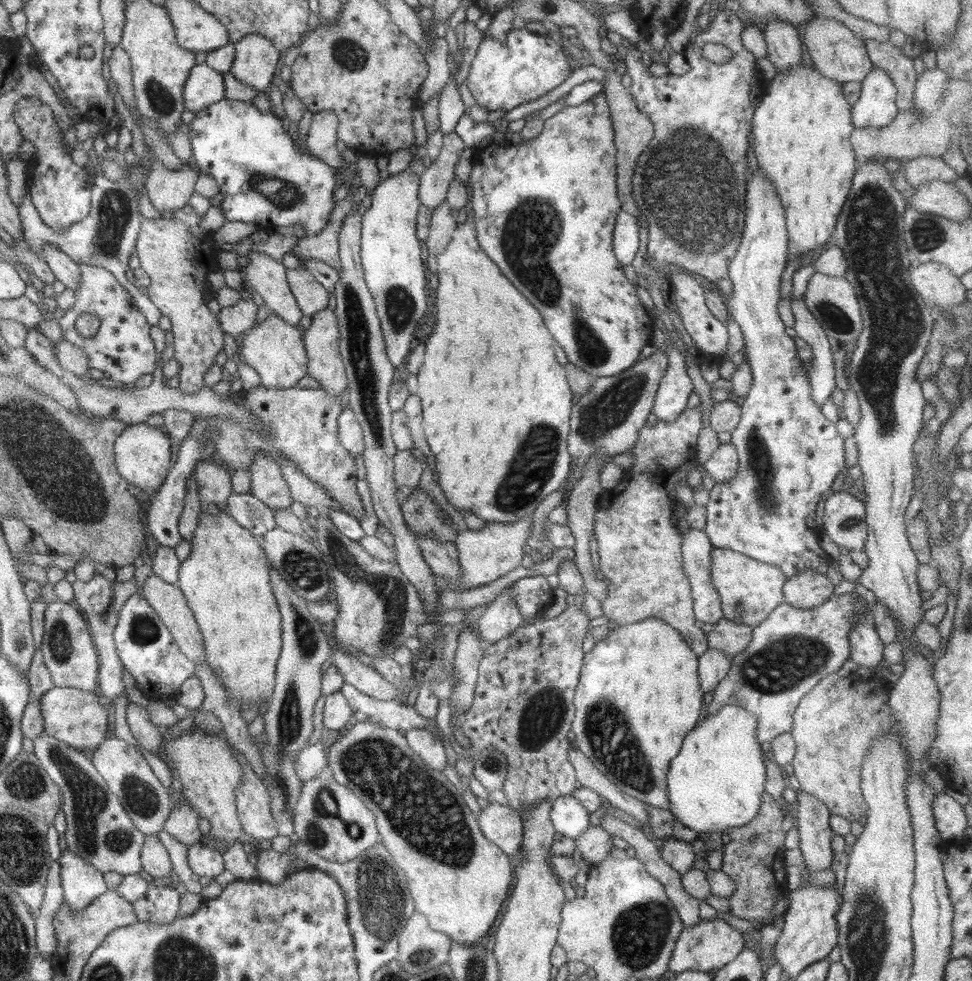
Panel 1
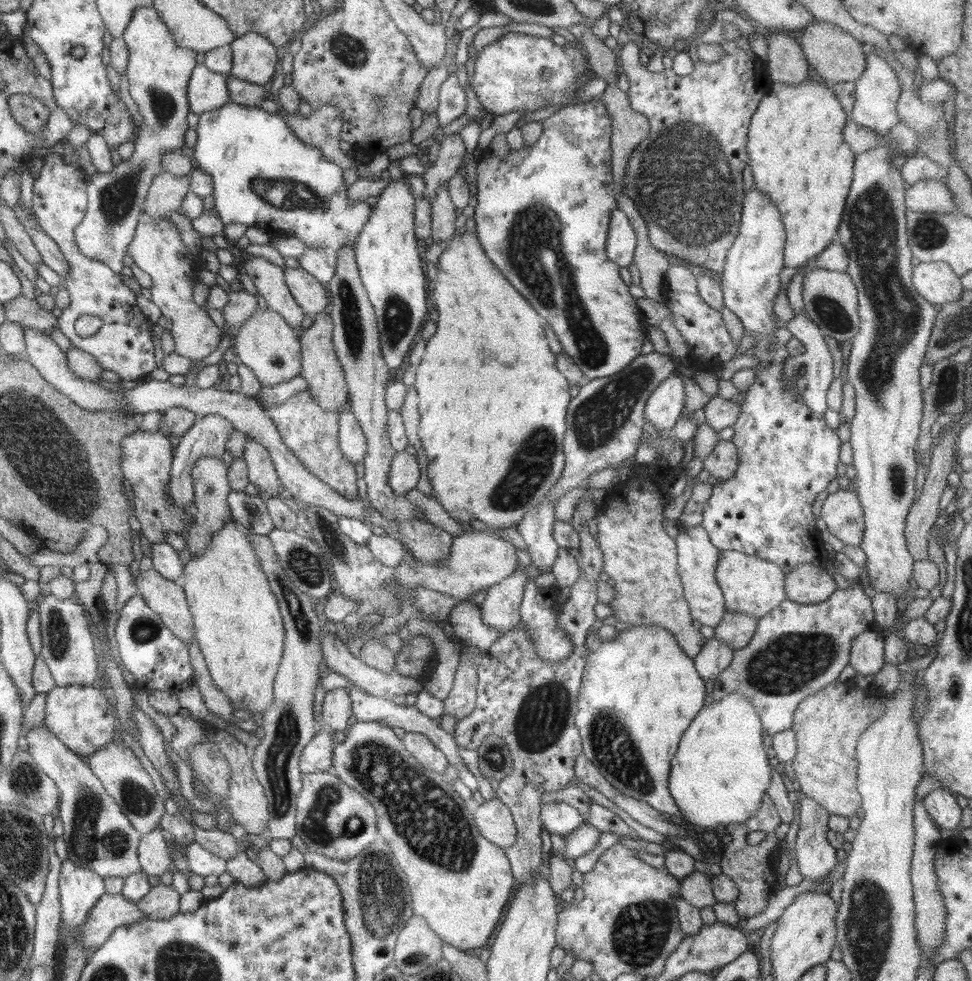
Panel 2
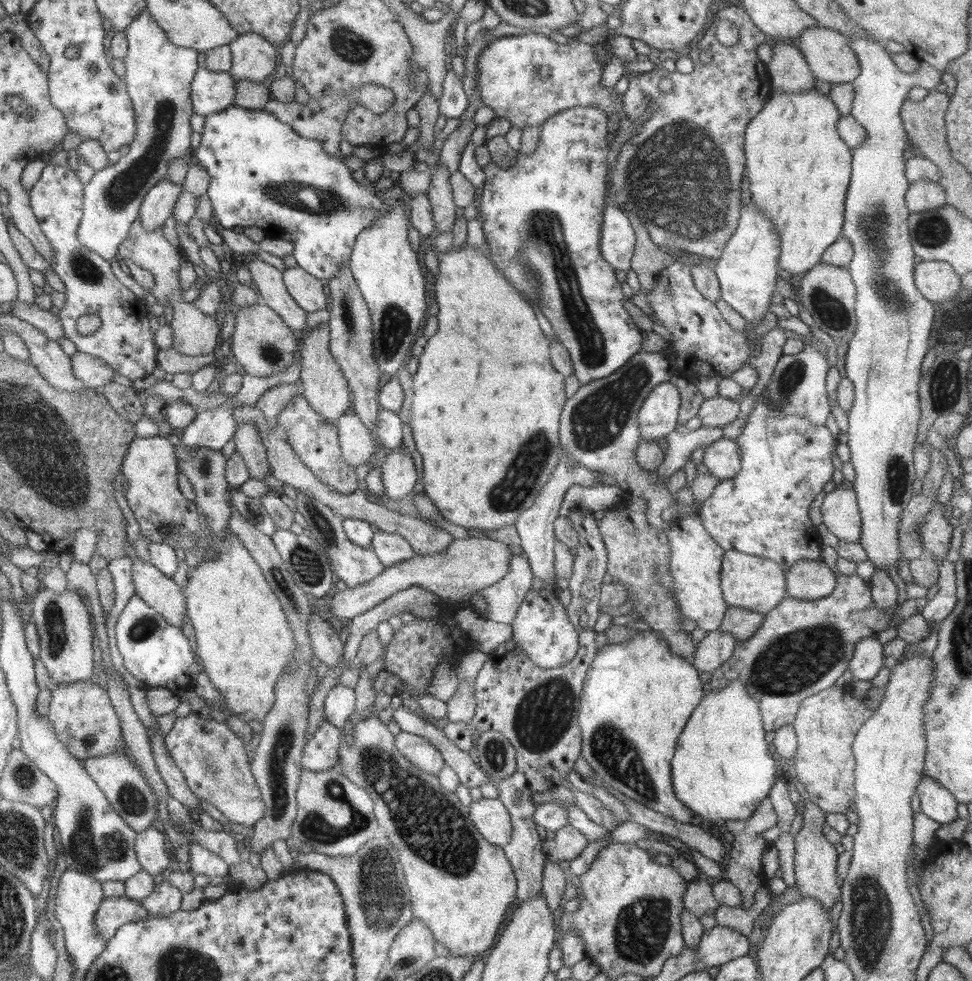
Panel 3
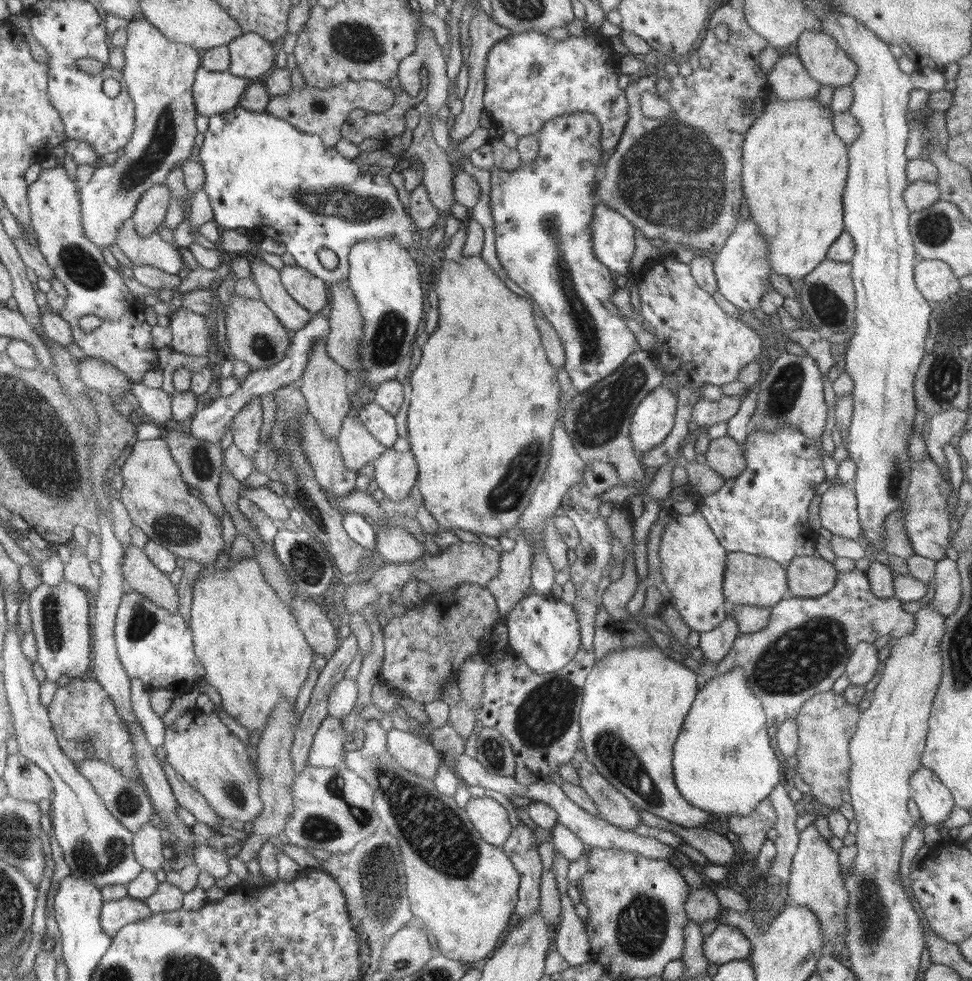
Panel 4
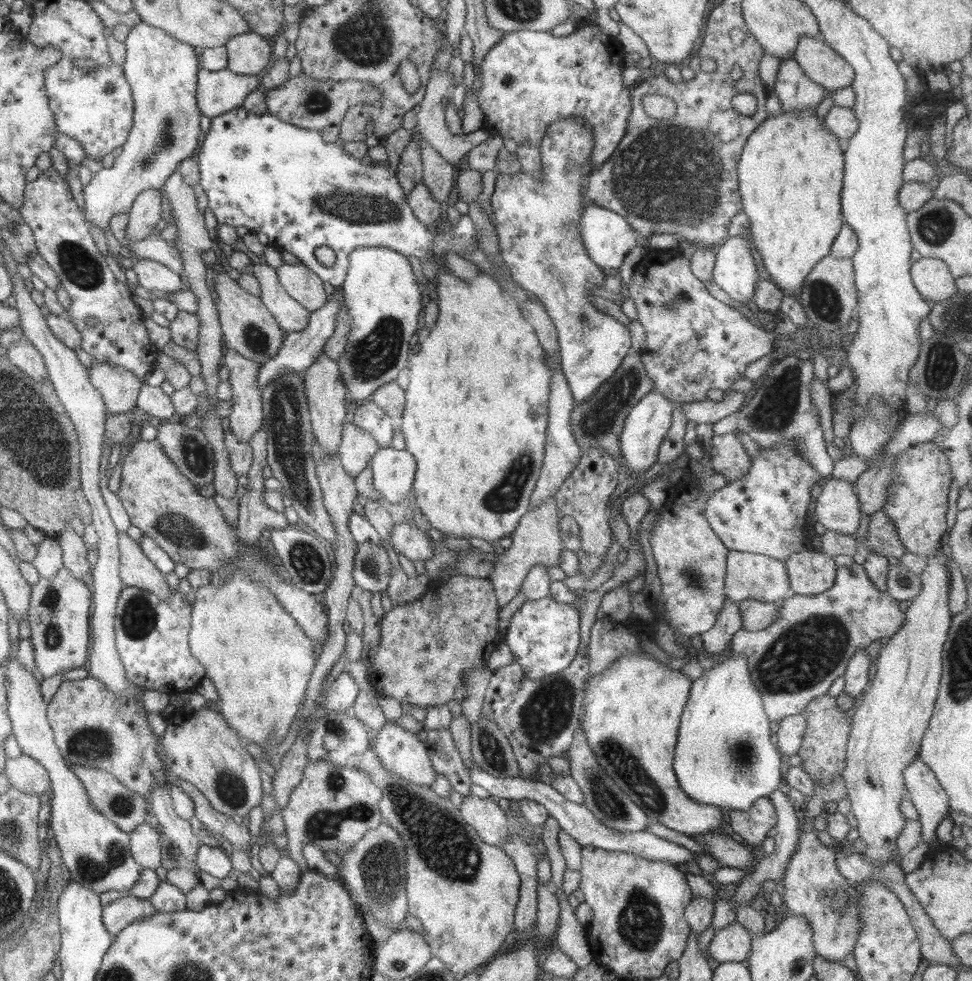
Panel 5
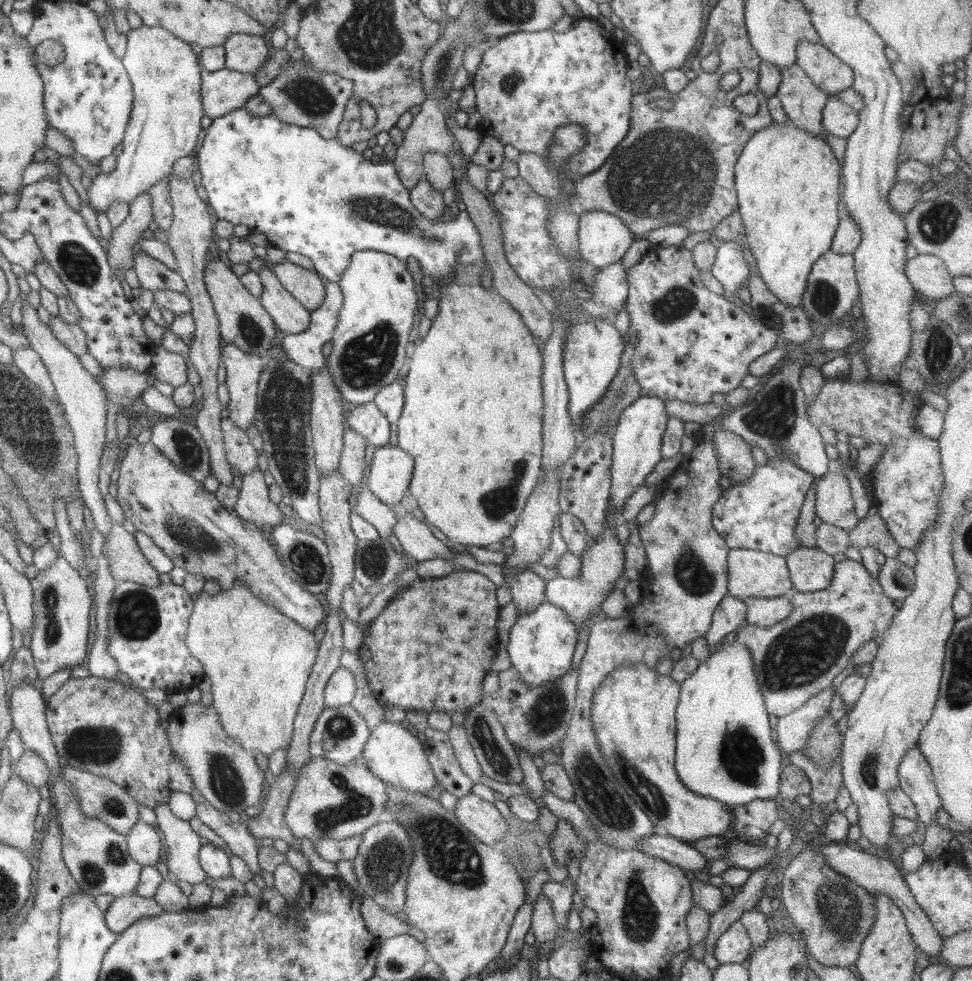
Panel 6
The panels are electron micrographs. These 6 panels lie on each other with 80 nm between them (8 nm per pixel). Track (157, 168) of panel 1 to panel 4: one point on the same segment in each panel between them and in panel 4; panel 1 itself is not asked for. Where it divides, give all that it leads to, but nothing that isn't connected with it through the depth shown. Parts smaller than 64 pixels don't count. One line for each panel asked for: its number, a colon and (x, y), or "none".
2: (166, 193)
3: (157, 207)
4: (150, 212)

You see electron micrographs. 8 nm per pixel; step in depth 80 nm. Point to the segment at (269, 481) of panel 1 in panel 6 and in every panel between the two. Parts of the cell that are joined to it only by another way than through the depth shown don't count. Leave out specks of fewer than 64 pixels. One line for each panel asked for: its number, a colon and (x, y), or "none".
2: (260, 469)
3: (248, 442)
4: (245, 427)
5: (246, 417)
6: (243, 370)

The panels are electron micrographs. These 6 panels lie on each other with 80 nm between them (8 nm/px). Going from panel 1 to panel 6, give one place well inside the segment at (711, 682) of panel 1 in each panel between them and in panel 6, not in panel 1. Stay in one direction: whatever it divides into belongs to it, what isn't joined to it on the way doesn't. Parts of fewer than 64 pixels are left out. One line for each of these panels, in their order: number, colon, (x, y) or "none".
2: (715, 655)
3: (712, 652)
4: (716, 643)
5: (716, 641)
6: (730, 615)

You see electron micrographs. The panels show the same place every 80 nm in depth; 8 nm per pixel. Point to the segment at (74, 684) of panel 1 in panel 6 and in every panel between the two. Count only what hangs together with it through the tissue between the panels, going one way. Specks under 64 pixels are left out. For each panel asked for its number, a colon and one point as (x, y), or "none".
2: (68, 640)
3: (62, 620)
4: (59, 614)
5: (59, 610)
6: (61, 601)

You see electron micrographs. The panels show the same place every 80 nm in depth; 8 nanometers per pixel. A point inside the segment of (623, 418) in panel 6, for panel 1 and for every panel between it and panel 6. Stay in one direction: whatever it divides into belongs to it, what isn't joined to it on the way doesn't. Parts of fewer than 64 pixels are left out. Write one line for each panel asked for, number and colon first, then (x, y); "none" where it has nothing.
1: (675, 387)
2: (664, 406)
3: (658, 416)
4: (653, 419)
5: (646, 425)

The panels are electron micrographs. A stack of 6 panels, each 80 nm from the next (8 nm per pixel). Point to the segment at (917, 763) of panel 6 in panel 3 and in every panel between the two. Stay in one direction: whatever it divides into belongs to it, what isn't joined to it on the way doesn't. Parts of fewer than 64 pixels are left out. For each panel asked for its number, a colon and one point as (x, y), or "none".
3: (937, 803)
4: (933, 799)
5: (922, 787)

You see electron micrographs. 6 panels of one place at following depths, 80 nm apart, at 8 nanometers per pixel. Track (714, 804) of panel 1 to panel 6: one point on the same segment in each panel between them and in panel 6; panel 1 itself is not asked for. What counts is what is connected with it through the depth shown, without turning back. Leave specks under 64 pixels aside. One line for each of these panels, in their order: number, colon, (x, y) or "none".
2: (720, 772)
3: (721, 768)
4: (723, 762)
5: (724, 756)
6: (724, 751)

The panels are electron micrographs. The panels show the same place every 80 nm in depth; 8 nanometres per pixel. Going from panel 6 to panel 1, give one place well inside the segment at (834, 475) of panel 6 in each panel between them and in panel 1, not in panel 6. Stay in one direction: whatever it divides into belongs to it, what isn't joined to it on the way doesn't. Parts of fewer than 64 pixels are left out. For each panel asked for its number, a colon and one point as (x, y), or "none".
1: (844, 516)
2: (842, 512)
3: (839, 508)
4: (838, 513)
5: (837, 508)

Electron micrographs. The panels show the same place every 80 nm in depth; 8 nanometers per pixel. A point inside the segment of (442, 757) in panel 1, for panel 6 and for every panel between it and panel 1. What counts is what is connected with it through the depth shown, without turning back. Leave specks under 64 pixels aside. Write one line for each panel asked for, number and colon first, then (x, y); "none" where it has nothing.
2: (429, 755)
3: (417, 750)
4: (414, 752)
5: (402, 752)
6: (396, 755)

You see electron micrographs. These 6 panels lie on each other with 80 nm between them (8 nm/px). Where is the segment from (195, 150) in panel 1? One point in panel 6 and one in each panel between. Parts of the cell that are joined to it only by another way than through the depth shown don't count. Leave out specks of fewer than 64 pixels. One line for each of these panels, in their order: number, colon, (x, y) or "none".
2: (263, 175)
3: (261, 173)
4: (261, 173)
5: (286, 182)
6: (308, 195)

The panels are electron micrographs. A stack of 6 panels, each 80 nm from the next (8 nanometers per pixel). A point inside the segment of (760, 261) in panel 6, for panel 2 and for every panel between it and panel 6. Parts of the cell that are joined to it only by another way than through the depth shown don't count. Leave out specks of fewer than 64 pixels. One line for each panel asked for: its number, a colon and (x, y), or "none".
2: (799, 159)
3: (799, 169)
4: (794, 166)
5: (790, 176)

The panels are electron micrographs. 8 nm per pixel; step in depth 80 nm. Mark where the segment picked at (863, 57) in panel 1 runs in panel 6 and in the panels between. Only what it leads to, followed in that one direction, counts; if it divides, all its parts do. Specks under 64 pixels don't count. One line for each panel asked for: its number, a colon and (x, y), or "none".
2: (837, 57)
3: (827, 52)
4: (821, 56)
5: (821, 63)
6: (824, 68)

